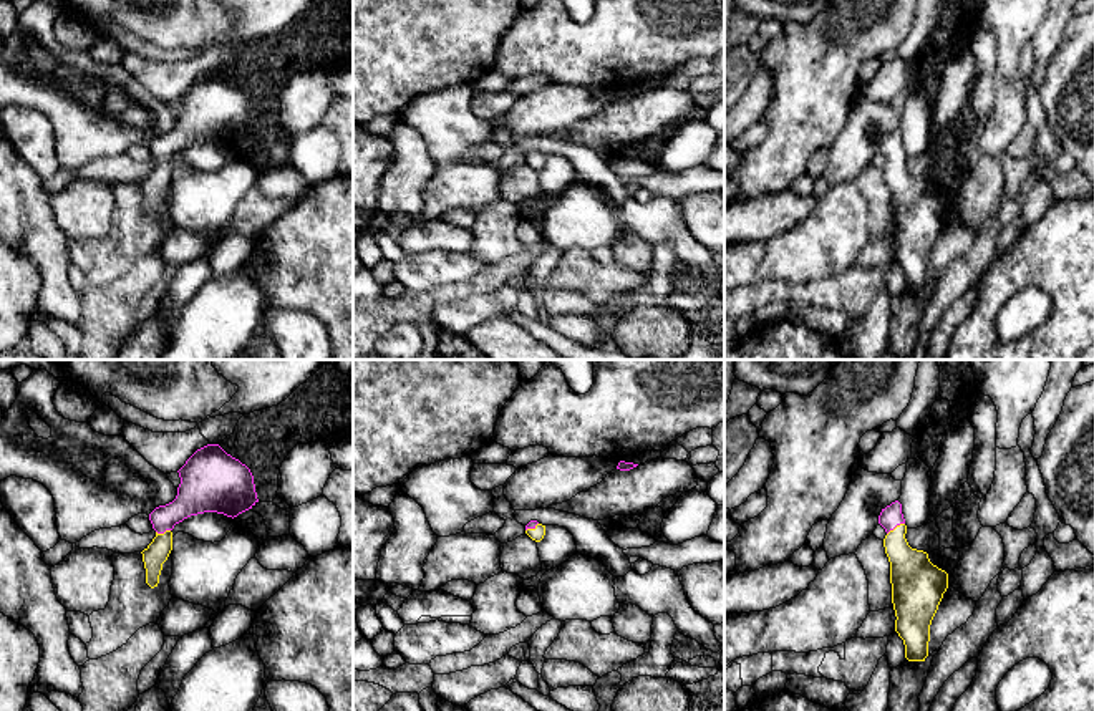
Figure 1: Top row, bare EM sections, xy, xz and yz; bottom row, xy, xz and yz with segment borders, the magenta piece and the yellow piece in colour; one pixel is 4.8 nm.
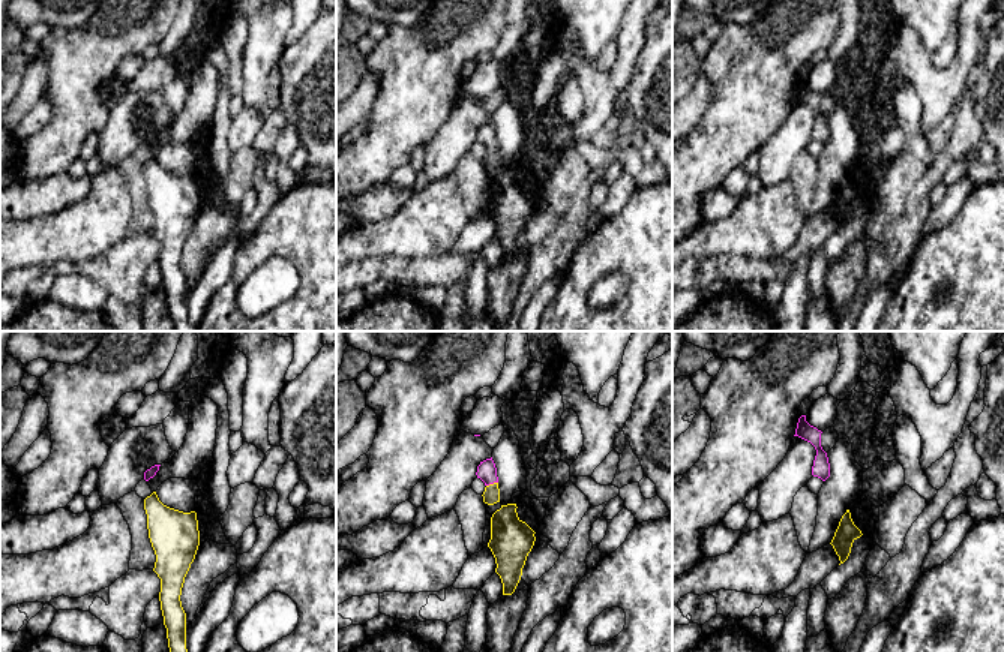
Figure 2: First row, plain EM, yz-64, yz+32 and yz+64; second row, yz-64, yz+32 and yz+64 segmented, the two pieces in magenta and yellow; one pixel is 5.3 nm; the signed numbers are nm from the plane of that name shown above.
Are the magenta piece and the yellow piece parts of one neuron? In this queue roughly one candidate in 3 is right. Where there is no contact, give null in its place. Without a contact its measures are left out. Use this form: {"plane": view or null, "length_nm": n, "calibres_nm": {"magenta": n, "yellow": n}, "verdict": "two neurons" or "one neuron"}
{"plane": "yz", "length_nm": 110, "calibres_nm": {"magenta": 100, "yellow": 220}, "verdict": "one neuron"}

